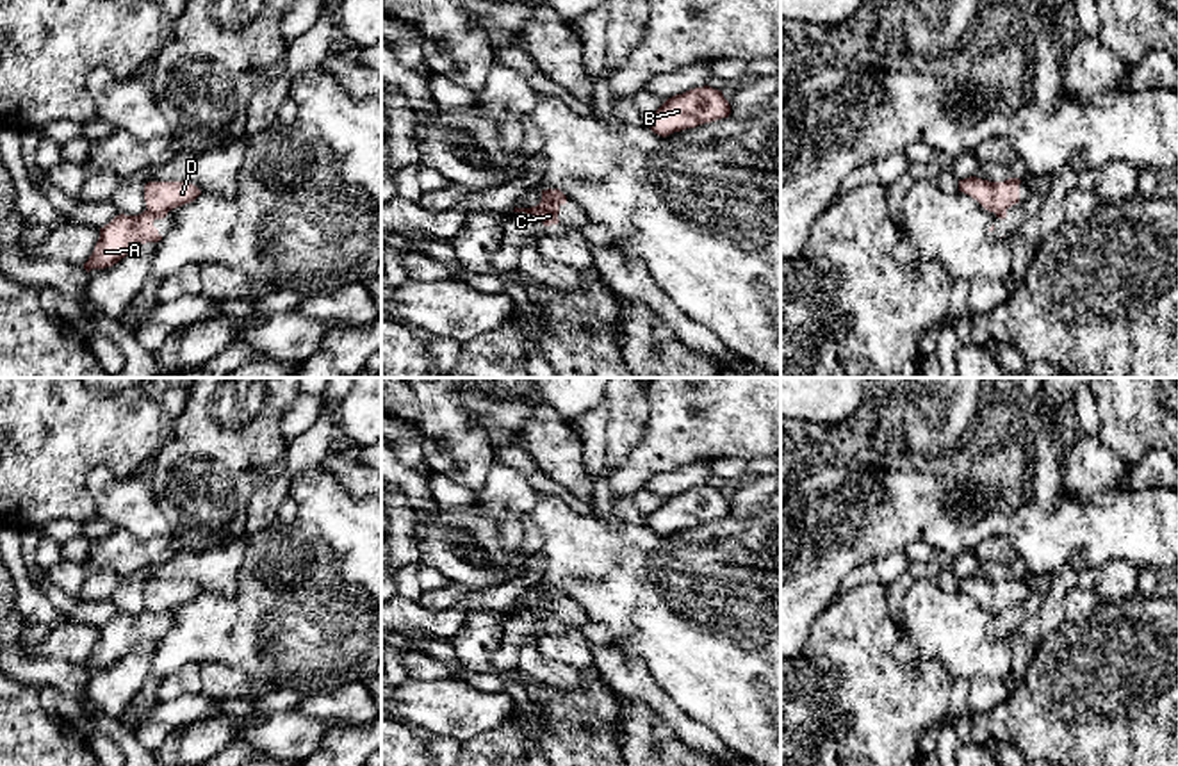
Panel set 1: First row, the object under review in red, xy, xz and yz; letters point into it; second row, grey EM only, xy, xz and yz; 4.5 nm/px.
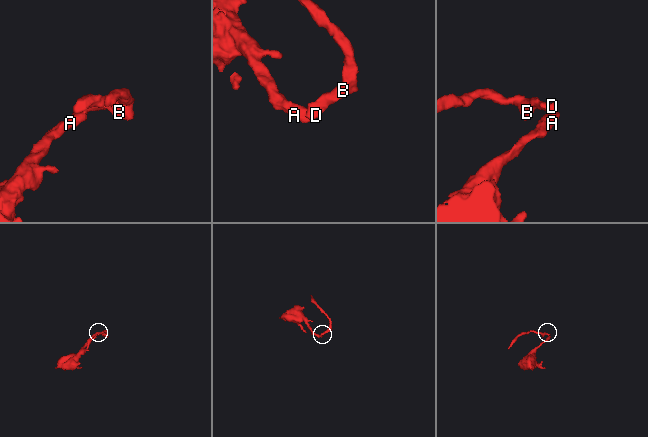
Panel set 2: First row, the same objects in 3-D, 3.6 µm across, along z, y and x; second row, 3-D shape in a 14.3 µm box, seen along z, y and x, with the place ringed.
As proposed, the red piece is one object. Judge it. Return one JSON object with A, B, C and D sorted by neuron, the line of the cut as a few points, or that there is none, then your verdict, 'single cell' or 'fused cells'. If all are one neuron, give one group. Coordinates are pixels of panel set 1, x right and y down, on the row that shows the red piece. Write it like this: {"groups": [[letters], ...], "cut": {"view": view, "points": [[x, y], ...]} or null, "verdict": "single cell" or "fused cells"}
{"groups": [["A", "C"], ["B", "D"]], "cut": {"view": "xy", "points": [[148, 209], [168, 211]]}, "verdict": "fused cells"}

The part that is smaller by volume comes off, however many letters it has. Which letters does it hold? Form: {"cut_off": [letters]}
{"cut_off": ["B", "D"]}

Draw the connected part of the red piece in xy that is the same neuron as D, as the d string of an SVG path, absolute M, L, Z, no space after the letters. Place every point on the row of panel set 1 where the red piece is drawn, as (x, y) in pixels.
M148 182L144 185L146 208L168 212L194 201L201 191L189 182Z

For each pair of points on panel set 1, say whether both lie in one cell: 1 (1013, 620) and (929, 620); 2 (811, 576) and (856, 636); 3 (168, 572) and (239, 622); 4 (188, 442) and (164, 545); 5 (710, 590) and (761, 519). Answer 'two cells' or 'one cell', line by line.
1: two cells
2: two cells
3: two cells
4: one cell
5: two cells

